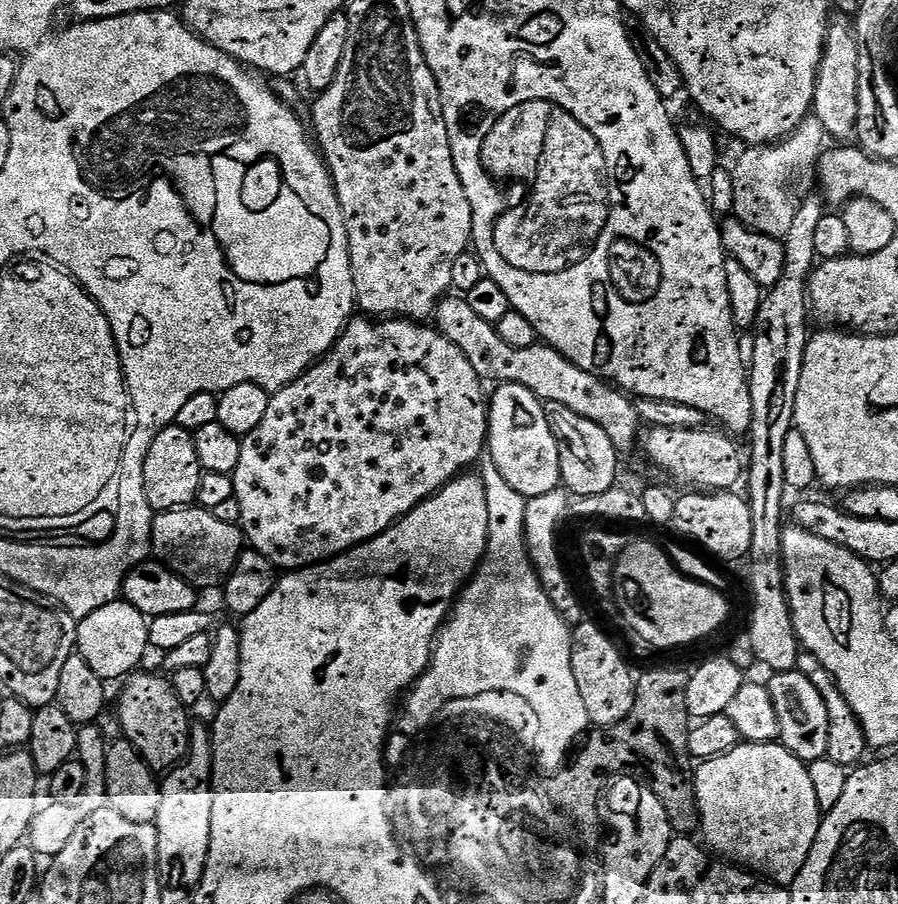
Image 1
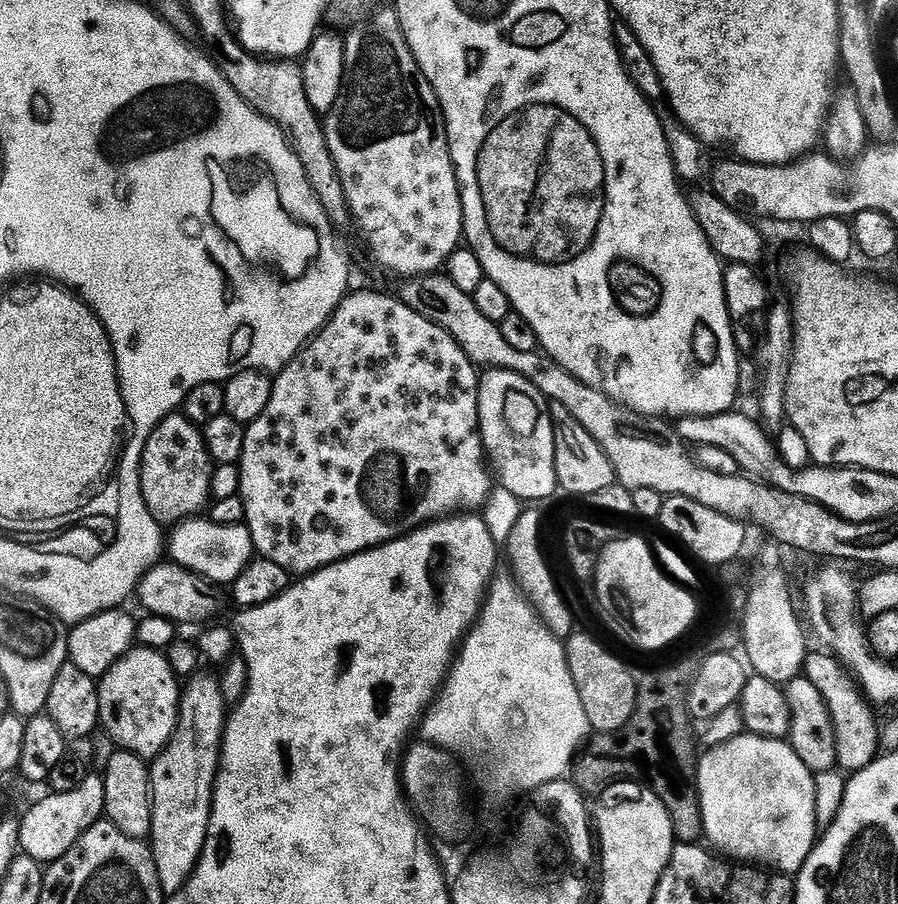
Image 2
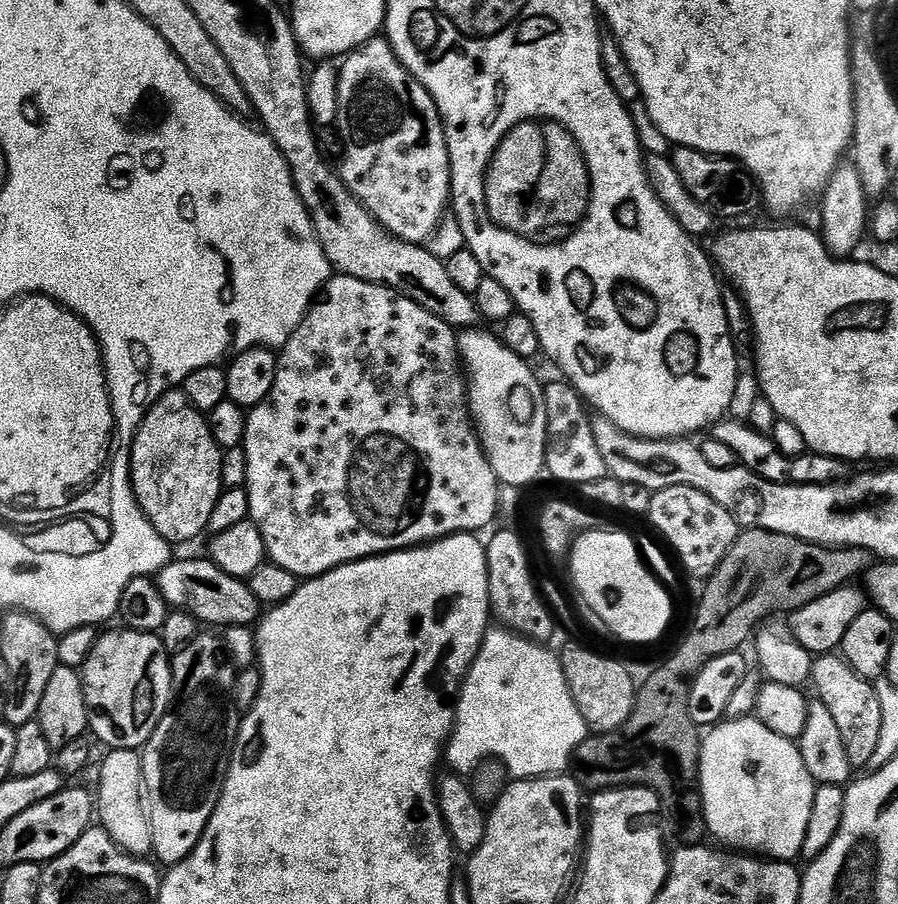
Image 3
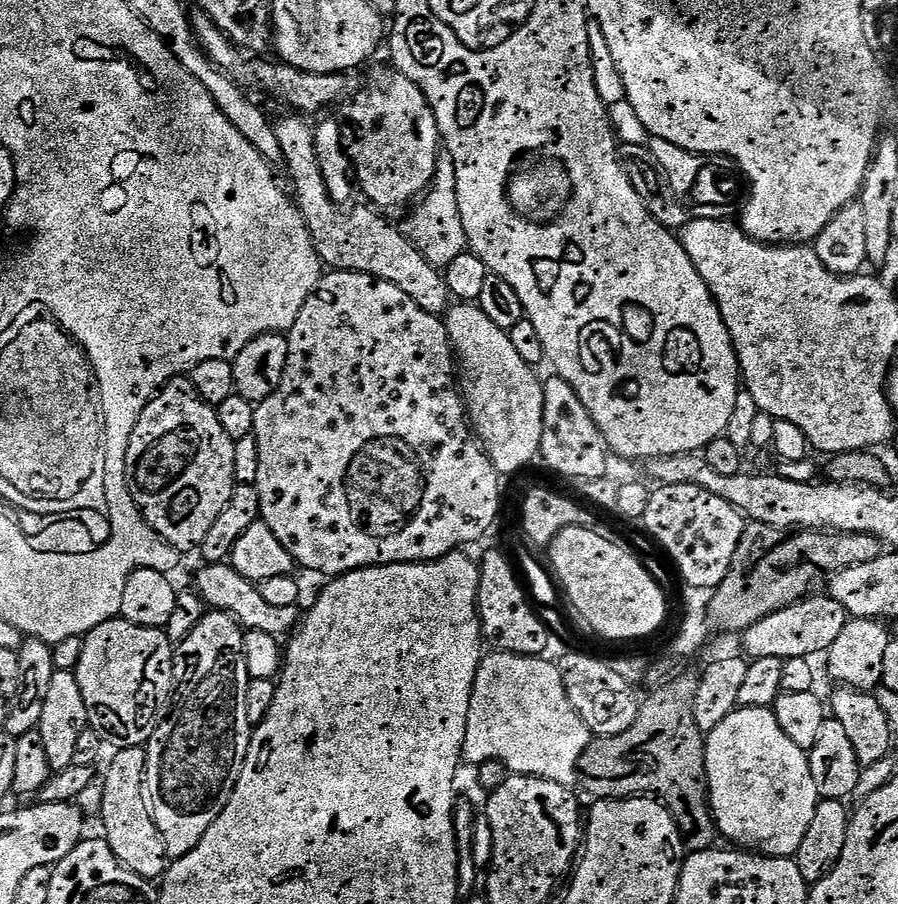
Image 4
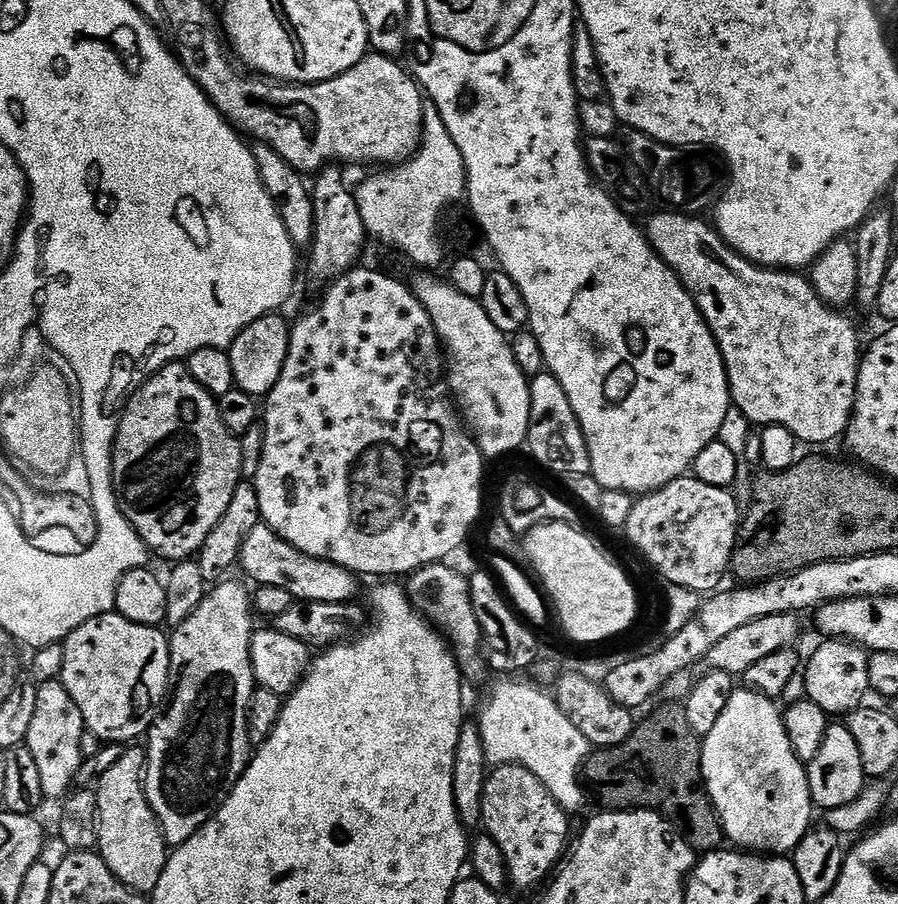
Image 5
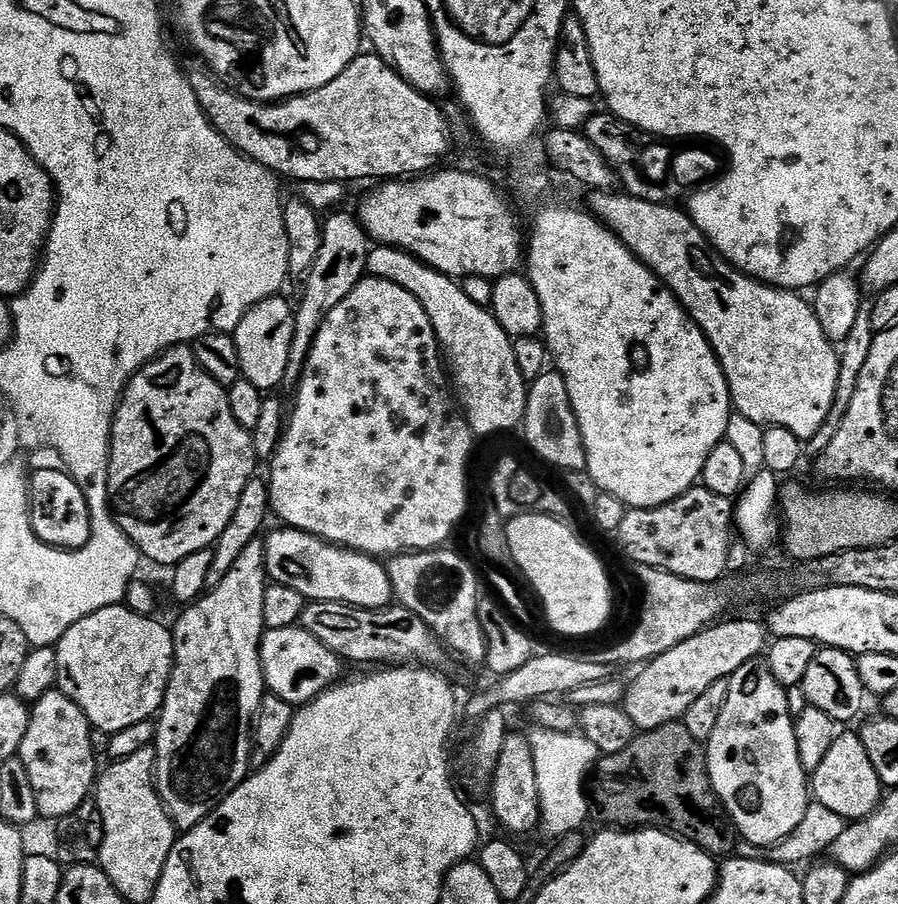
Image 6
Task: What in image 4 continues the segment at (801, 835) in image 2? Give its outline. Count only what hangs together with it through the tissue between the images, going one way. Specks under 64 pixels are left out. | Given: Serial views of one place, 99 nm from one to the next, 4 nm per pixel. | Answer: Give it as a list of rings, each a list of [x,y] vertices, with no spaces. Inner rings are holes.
[[[737,707],[717,728],[707,733],[704,775],[708,782],[712,819],[726,839],[733,840],[736,843],[733,845],[741,849],[762,856],[795,857],[798,846],[802,846],[802,838],[806,838],[806,830],[810,830],[814,810],[822,798],[818,794],[818,786],[814,786],[814,778],[810,778],[807,751],[794,746],[794,742],[782,734],[782,726],[778,726],[778,718],[771,707]]]

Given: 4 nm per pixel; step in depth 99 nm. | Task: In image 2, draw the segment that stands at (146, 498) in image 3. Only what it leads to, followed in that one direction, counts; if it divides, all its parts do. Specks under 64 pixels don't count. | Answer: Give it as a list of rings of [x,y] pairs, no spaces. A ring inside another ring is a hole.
[[[183,414],[167,416],[150,434],[140,460],[140,489],[150,514],[161,526],[175,526],[199,517],[210,504],[213,471],[203,431]]]

